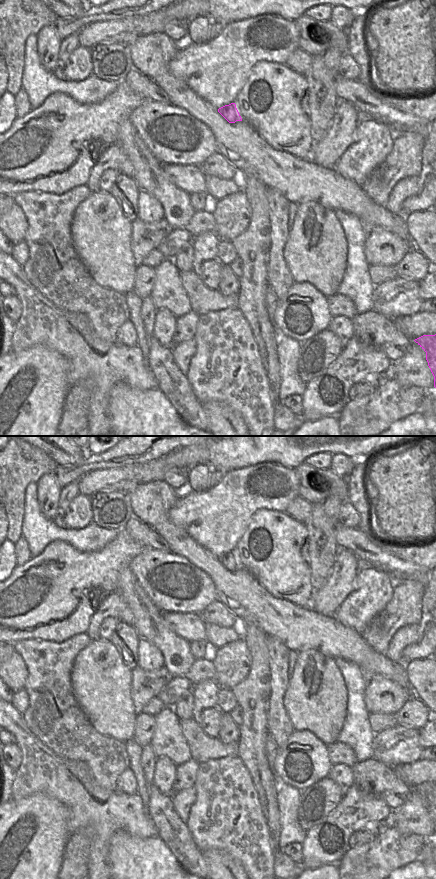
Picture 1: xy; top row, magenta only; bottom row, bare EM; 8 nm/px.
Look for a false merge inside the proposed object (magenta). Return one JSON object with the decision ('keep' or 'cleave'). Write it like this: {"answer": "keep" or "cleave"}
{"answer": "cleave"}

